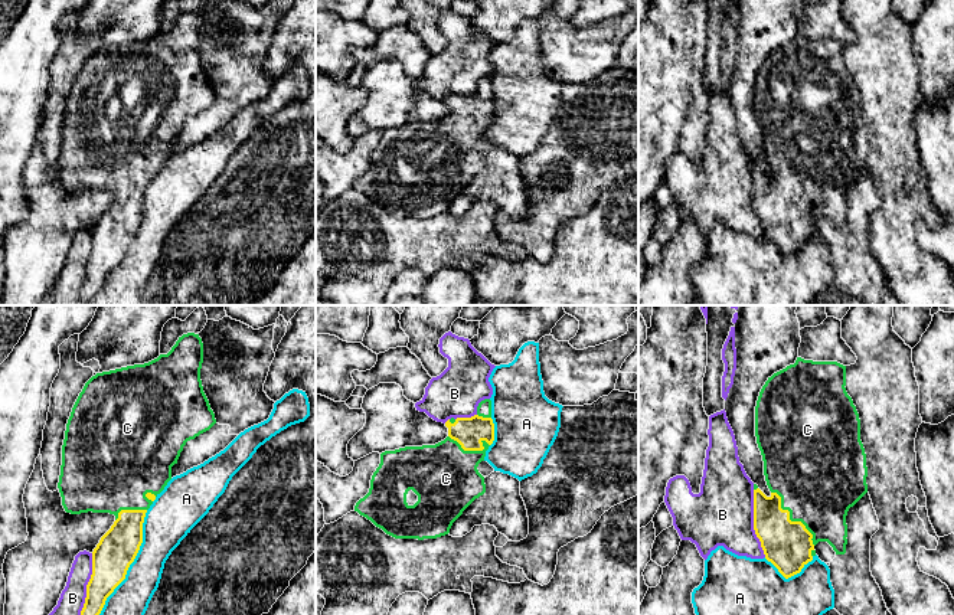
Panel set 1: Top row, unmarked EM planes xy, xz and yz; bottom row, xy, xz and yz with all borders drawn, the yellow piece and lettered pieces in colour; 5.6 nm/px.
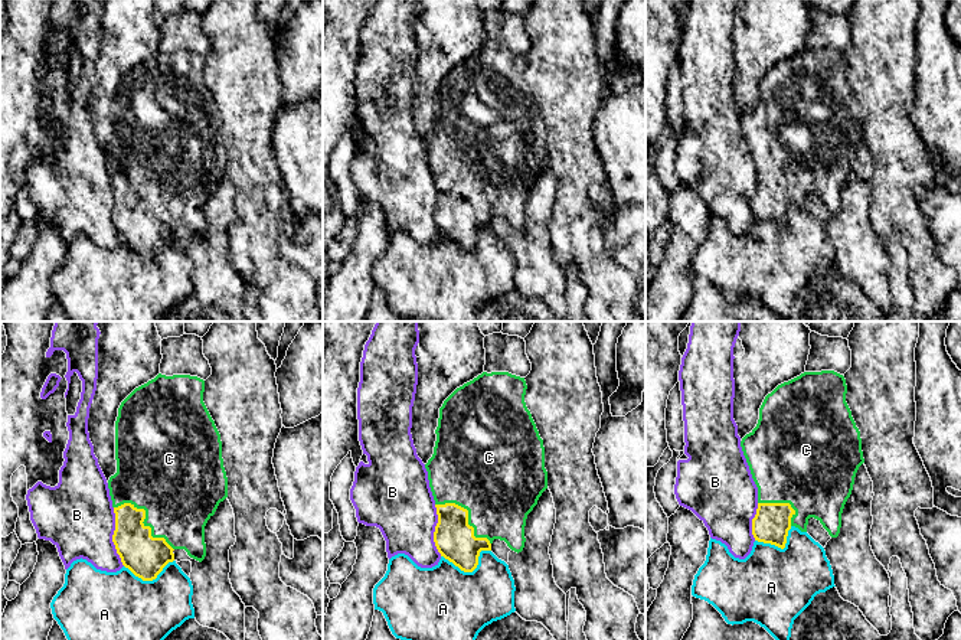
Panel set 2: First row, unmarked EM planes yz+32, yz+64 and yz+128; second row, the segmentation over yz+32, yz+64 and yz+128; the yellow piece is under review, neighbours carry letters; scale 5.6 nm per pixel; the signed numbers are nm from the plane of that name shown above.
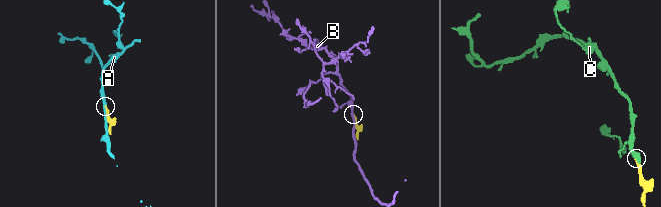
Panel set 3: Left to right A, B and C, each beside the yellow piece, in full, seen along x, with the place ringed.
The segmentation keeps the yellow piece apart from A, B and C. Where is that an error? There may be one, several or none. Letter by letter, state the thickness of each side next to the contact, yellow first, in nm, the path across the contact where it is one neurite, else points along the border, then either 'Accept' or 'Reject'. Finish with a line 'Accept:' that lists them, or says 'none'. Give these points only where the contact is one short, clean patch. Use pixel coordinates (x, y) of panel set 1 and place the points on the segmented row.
A: Thickness 220 nm (yellow) against 240 nm. Reject
B: Thickness 280 nm (yellow) against 360 nm. Reject
C: Thickness 280 nm (yellow) against 440 nm. Accept
Accept: C

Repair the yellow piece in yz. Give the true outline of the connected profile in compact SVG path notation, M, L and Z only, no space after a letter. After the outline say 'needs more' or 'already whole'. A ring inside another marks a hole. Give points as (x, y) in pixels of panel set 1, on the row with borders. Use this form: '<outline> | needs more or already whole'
M797 357L794 364L787 366L785 369L774 373L765 385L762 386L757 406L755 406L755 436L757 444L764 461L764 475L767 485L771 491L771 495L767 497L757 484L754 484L754 530L757 537L761 542L765 559L771 562L778 572L785 578L791 578L801 572L801 569L813 560L816 556L814 546L819 542L827 542L836 555L846 553L847 544L847 524L846 516L850 507L853 507L866 493L868 493L868 467L866 467L866 454L863 444L860 441L860 419L853 405L852 398L846 392L846 366L837 362L813 362Z | needs more

